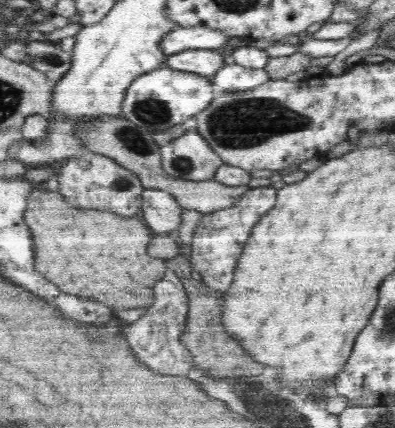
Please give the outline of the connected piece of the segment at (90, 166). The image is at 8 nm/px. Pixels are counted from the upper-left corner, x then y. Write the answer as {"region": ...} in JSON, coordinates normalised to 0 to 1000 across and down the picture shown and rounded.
{"region":[[[220,353],[170,374],[147,407],[152,453],[192,486],[233,486],[233,491],[278,491],[304,505],[352,502],[357,491],[357,453],[367,446],[347,407],[314,393],[281,367]]]}

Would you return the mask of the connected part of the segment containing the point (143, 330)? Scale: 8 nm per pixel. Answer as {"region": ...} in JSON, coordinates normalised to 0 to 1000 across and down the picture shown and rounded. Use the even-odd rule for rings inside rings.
{"region":[[[425,638],[387,668],[390,701],[365,724],[365,734],[342,752],[319,762],[324,806],[359,853],[370,850],[380,864],[405,869],[410,879],[473,879],[494,855],[489,829],[466,811],[458,787],[473,762],[476,685],[441,638]]]}

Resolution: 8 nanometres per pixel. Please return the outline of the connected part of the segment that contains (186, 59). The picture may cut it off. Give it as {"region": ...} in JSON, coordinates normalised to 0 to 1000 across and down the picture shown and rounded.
{"region":[[[486,114],[423,131],[415,154],[435,164],[496,171],[537,187],[542,173],[567,154],[559,117]]]}

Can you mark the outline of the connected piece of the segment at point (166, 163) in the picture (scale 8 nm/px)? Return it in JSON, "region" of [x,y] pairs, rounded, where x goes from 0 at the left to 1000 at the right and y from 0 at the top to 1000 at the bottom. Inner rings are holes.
{"region":[[[501,306],[461,318],[403,343],[413,395],[443,418],[514,423],[539,418],[562,371]]]}

